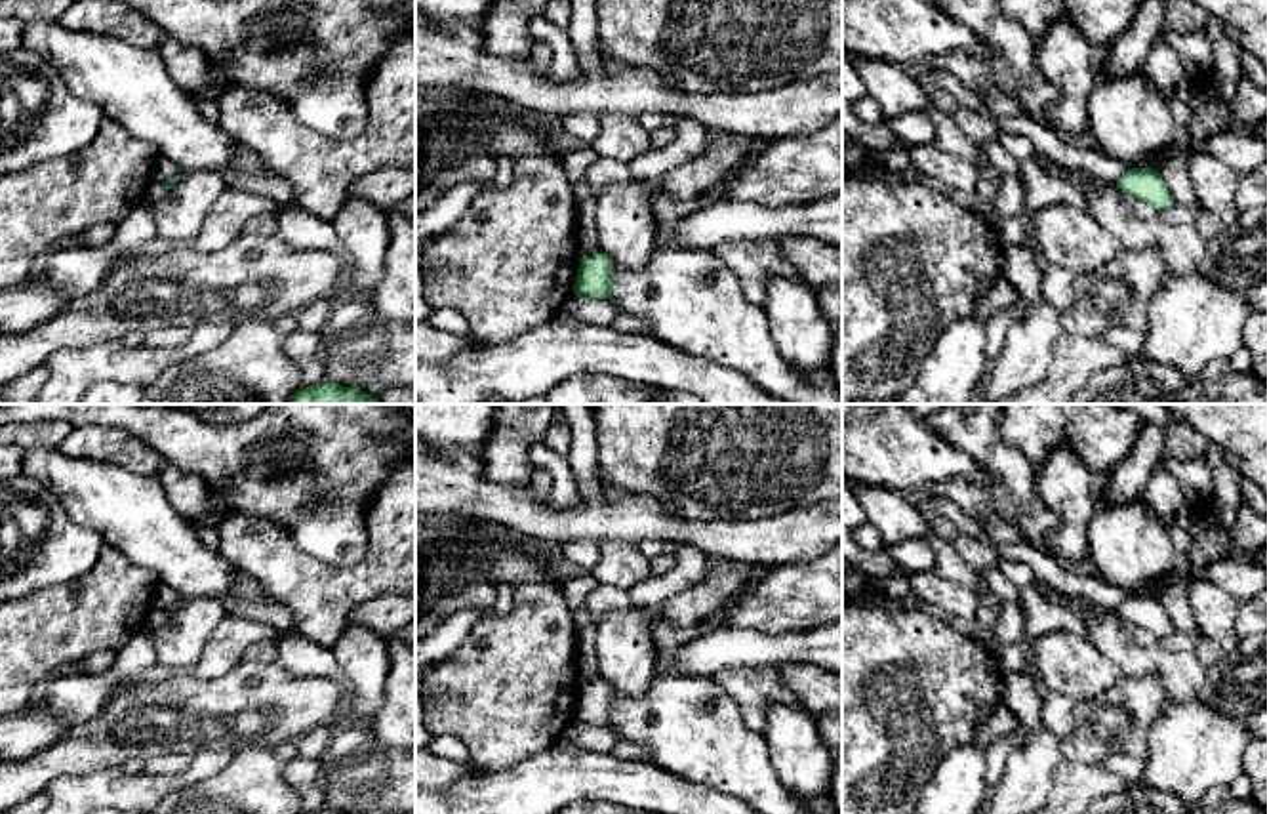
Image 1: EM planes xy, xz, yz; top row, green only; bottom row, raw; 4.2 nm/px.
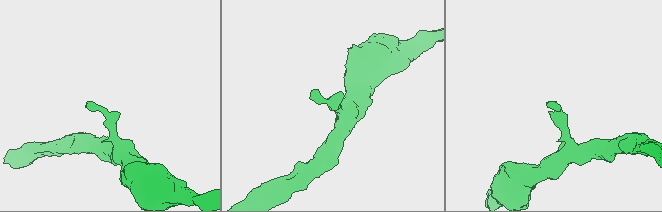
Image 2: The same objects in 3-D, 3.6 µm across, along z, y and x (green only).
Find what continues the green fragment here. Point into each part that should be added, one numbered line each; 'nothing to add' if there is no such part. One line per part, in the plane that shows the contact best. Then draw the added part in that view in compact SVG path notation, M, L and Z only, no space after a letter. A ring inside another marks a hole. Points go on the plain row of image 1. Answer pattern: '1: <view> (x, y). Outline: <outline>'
nothing to add

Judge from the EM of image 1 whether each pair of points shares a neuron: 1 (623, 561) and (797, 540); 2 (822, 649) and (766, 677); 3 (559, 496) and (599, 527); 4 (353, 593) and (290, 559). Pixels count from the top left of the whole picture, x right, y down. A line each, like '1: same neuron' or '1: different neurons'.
1: different neurons
2: different neurons
3: different neurons
4: same neuron

